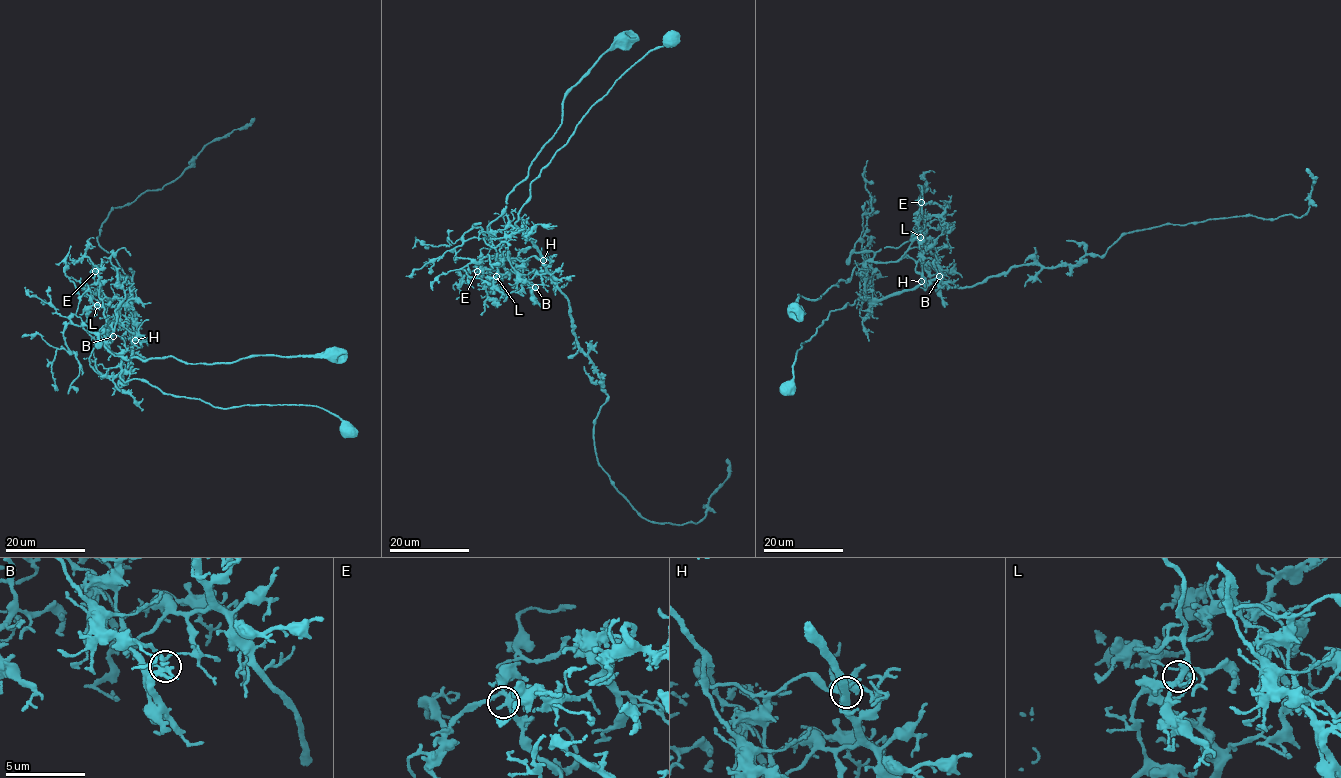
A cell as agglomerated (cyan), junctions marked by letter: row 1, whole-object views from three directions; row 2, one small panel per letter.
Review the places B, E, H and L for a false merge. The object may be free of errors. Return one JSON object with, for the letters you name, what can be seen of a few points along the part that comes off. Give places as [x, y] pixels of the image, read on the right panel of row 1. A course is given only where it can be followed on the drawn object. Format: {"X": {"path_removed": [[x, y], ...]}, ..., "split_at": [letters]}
{"H": {"path_removed": [[922, 281], [968, 287], [1023, 265], [1073, 266], [1164, 224], [1299, 218], [1316, 179], [1305, 169]]}, "split_at": ["H"]}

